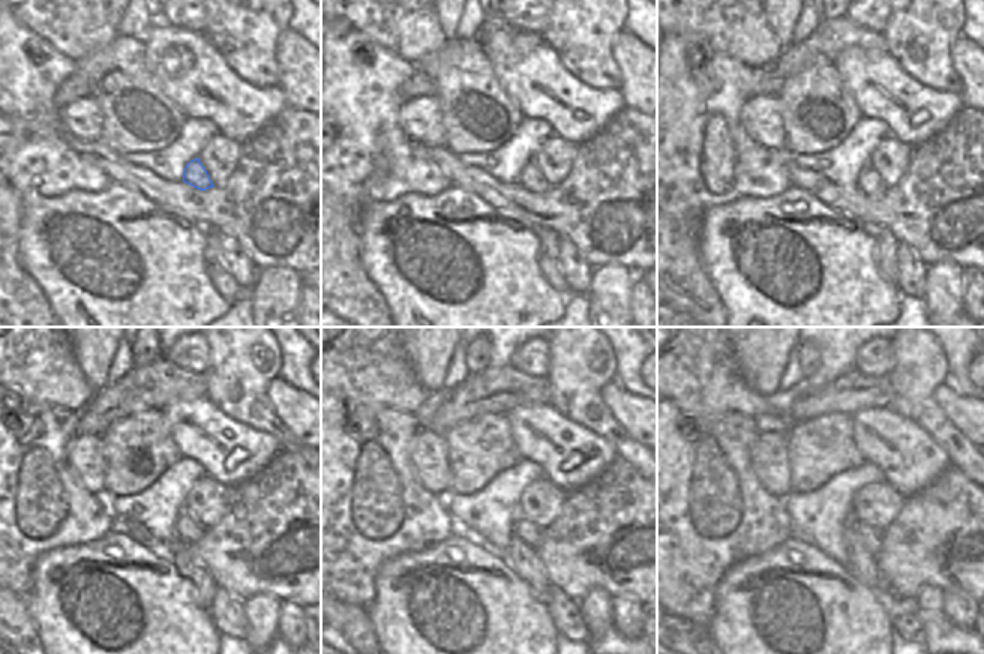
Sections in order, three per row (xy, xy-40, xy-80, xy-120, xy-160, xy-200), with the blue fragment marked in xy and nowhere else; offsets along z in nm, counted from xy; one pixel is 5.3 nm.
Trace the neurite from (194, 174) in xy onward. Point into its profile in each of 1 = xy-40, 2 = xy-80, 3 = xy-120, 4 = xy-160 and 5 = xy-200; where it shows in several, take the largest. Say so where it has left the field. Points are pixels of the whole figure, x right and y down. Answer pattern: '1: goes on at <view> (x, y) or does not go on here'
1: goes on at xy-40 (531, 177)
2: goes on at xy-80 (869, 182)
3: goes on at xy-120 (188, 530)
4: goes on at xy-160 (531, 534)
5: goes on at xy-200 (872, 539)

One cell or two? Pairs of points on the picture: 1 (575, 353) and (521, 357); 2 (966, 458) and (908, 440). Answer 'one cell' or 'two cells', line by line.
1: two cells
2: two cells

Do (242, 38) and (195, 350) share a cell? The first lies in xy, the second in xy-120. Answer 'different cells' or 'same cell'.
different cells

